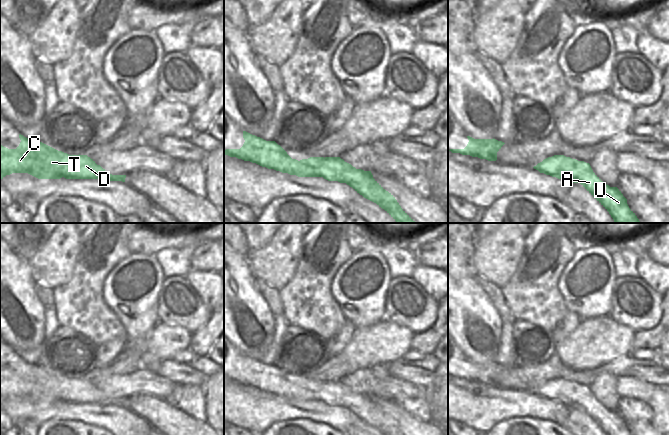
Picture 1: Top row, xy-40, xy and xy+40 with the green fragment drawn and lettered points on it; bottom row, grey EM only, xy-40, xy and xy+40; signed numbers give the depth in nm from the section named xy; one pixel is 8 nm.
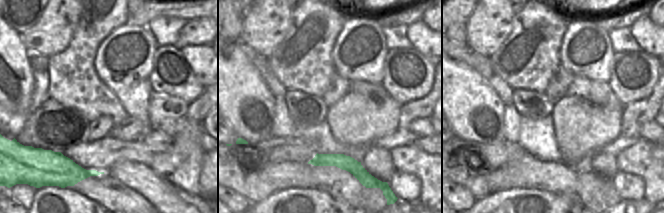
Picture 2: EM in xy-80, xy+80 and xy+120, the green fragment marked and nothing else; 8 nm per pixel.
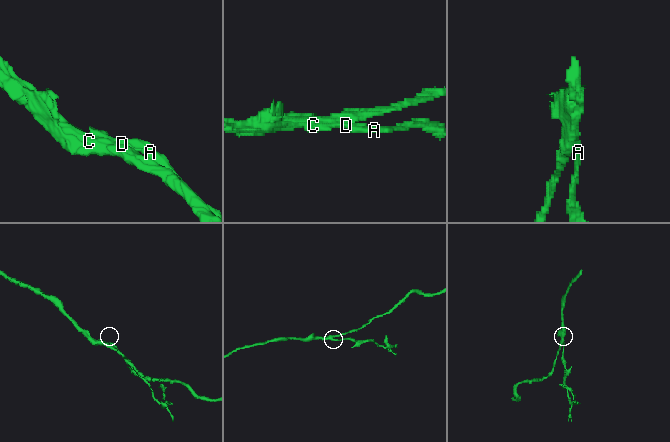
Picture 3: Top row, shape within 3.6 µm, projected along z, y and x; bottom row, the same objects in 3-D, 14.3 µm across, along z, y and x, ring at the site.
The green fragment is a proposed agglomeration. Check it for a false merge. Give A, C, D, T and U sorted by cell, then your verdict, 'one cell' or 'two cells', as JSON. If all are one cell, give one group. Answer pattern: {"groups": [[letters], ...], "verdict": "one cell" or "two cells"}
{"groups": [["A", "U"], ["C", "D", "T"]], "verdict": "two cells"}

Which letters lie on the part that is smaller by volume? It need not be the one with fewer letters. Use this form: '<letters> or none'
A, U

